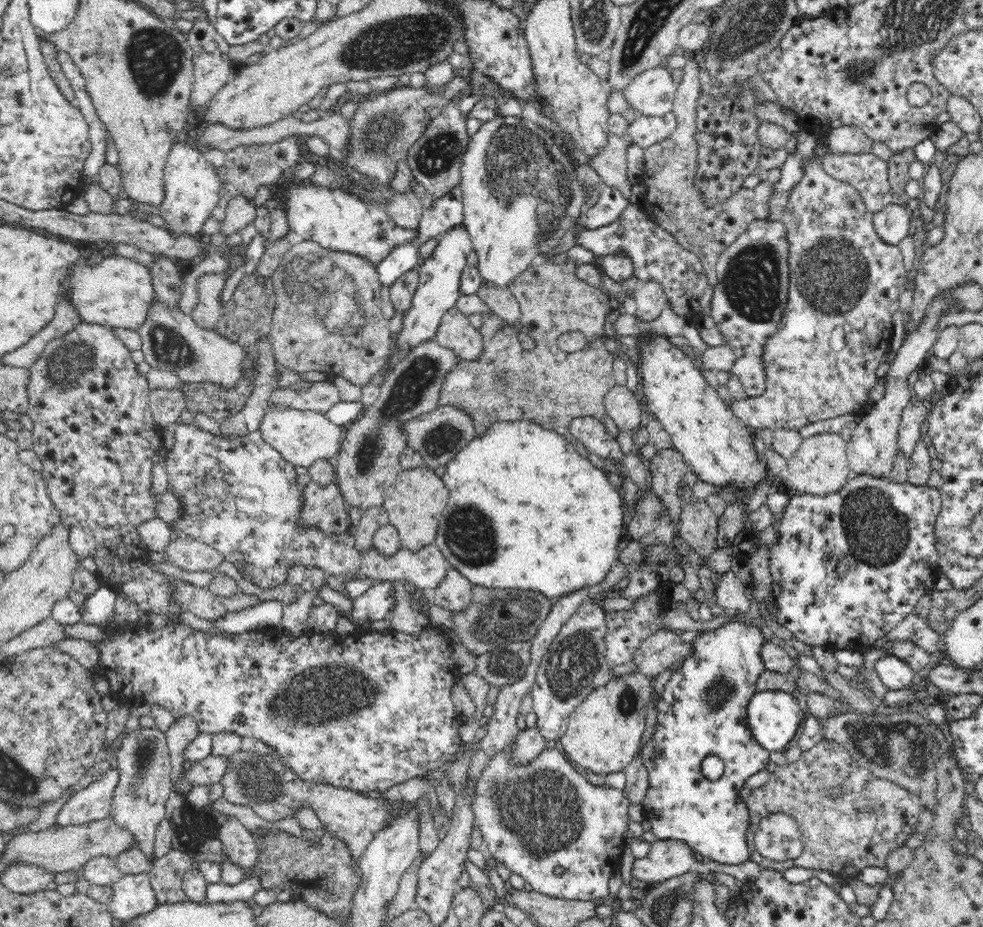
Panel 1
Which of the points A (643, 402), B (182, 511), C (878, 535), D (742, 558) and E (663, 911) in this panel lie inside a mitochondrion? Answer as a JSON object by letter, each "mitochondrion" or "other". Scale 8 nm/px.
{"A":"other","B":"other","C":"mitochondrion","D":"other","E":"mitochondrion"}

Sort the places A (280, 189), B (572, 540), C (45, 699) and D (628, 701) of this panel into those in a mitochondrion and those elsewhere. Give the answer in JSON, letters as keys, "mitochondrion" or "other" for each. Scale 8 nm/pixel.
{"A":"other","B":"other","C":"other","D":"mitochondrion"}

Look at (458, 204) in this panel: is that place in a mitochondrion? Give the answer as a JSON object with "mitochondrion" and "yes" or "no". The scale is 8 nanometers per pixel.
{"mitochondrion":"no"}

